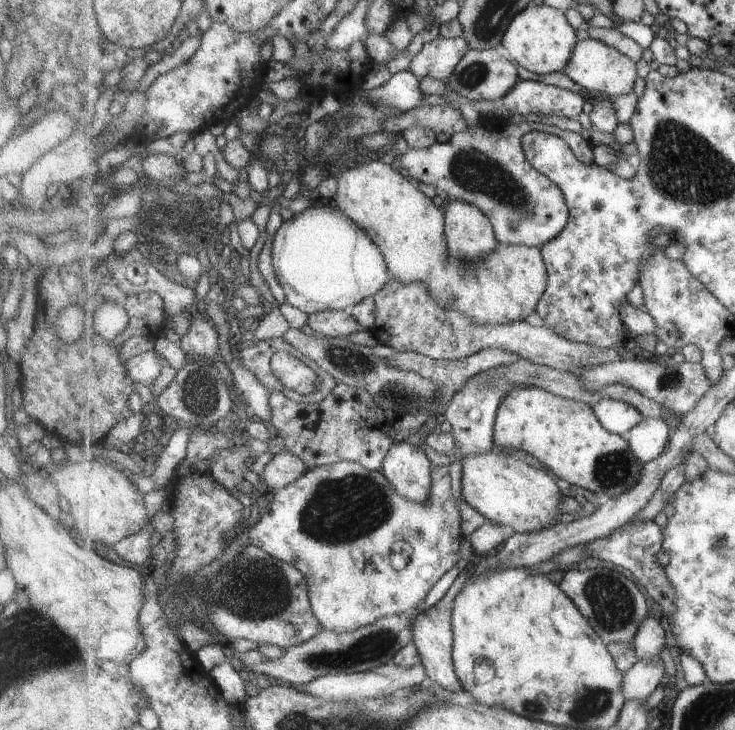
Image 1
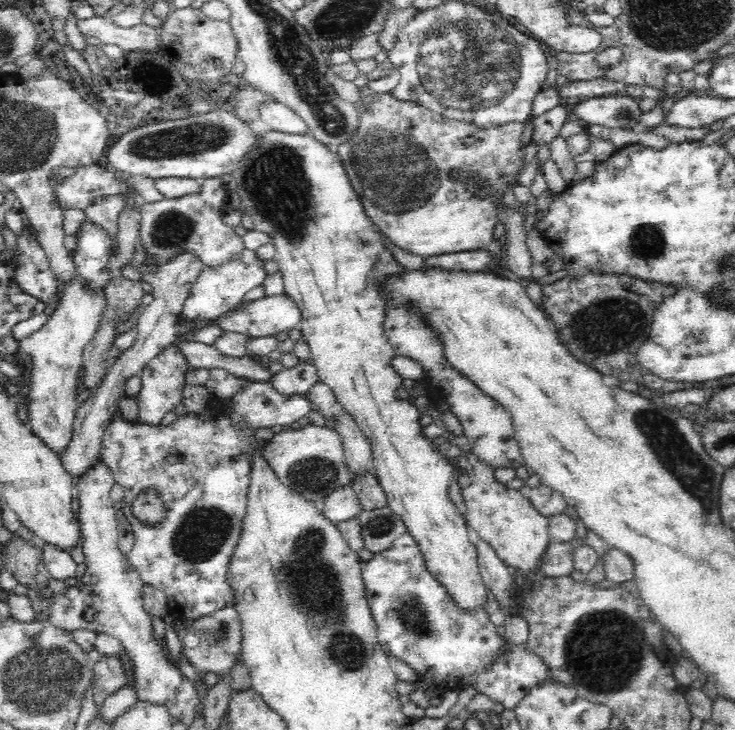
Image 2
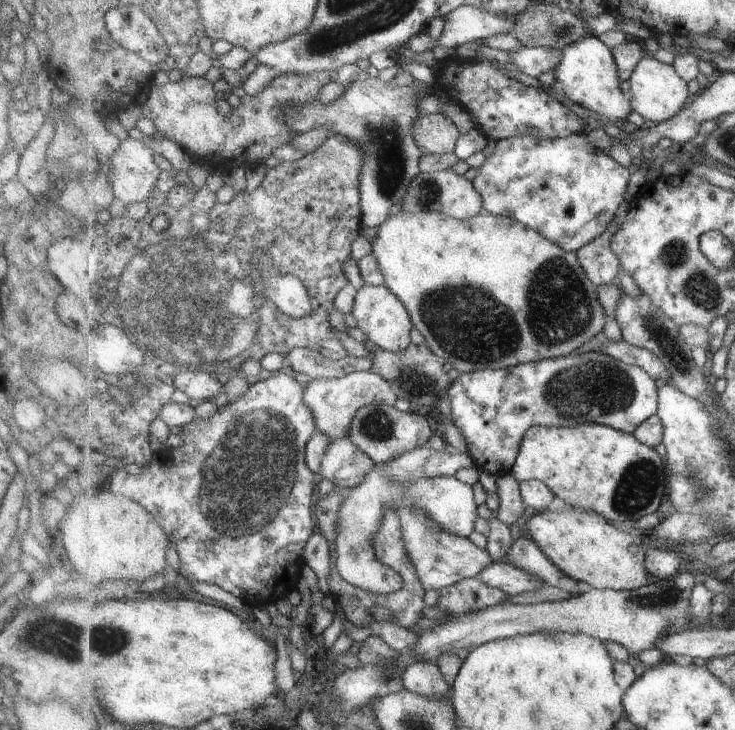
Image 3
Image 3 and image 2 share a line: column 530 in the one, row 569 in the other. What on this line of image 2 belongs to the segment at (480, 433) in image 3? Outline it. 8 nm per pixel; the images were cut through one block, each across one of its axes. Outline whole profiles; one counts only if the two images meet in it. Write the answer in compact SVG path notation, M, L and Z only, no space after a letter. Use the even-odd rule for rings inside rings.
M408 531L398 535L390 548L373 553L373 557L364 562L362 574L366 596L370 598L370 609L378 629L380 648L388 657L394 656L406 662L418 675L419 683L424 682L441 692L474 688L478 694L488 696L492 702L500 702L504 709L514 711L536 686L557 681L545 661L533 650L526 648L526 644L511 646L505 636L498 634L484 605L464 609L456 603L448 588L430 573L418 542Z

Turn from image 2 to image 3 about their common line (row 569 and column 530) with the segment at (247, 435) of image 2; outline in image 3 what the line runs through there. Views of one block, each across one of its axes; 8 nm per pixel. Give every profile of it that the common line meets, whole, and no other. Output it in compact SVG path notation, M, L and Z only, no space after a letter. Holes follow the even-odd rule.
M586 133L562 139L542 139L527 134L496 141L493 152L478 168L472 182L484 198L485 212L517 220L557 243L563 250L578 252L609 230L619 206L626 202L625 192L632 188L629 185L632 173L632 167L625 168L607 152L593 148Z

